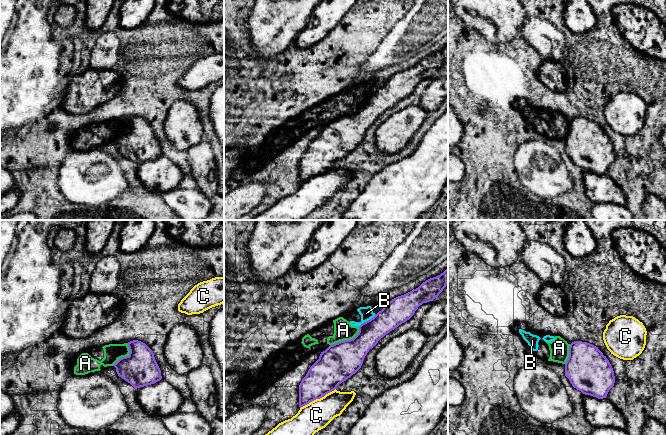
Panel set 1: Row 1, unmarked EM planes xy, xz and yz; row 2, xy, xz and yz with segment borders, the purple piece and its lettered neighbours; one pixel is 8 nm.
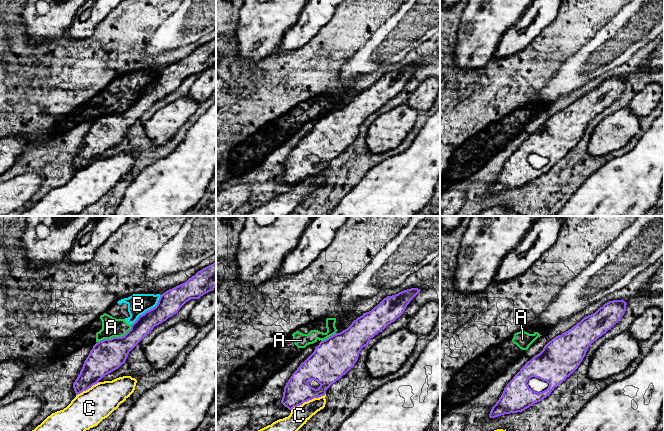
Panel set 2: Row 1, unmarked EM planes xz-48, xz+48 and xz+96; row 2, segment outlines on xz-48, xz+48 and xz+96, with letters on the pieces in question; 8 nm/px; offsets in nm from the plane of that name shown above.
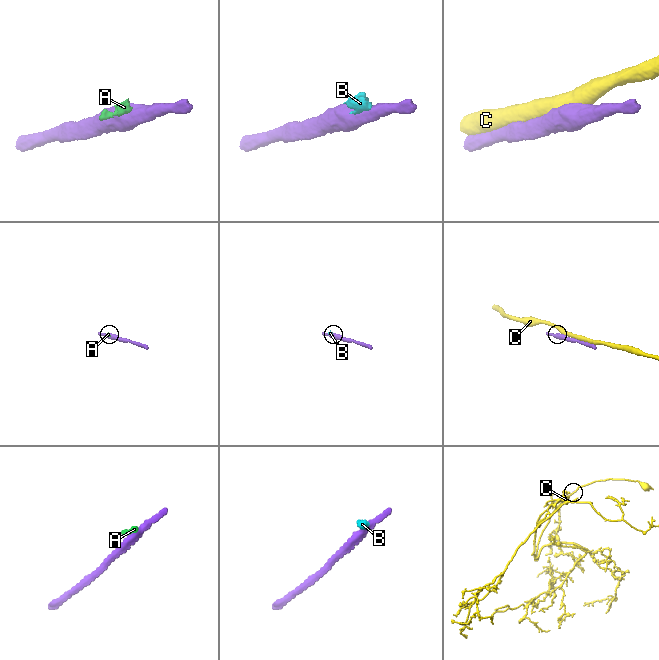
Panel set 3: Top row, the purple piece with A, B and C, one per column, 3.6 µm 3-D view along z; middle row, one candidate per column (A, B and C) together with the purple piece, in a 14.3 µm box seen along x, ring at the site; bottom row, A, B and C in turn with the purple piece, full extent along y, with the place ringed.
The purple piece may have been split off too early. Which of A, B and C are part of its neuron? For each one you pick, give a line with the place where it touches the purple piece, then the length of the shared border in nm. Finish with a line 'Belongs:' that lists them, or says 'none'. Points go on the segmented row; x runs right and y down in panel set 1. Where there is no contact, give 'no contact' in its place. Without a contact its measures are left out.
Belongs: none

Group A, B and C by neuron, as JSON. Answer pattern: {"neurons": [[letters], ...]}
{"neurons": [["A", "B"], ["C"]]}

